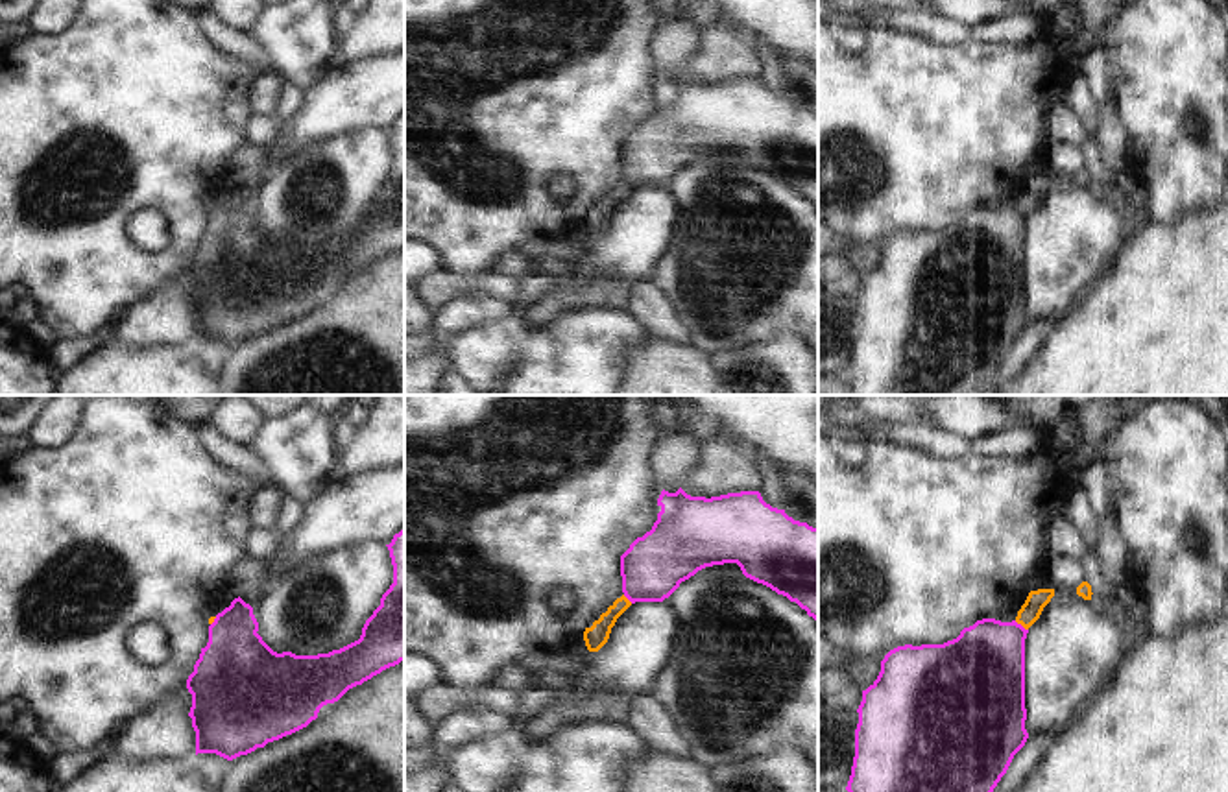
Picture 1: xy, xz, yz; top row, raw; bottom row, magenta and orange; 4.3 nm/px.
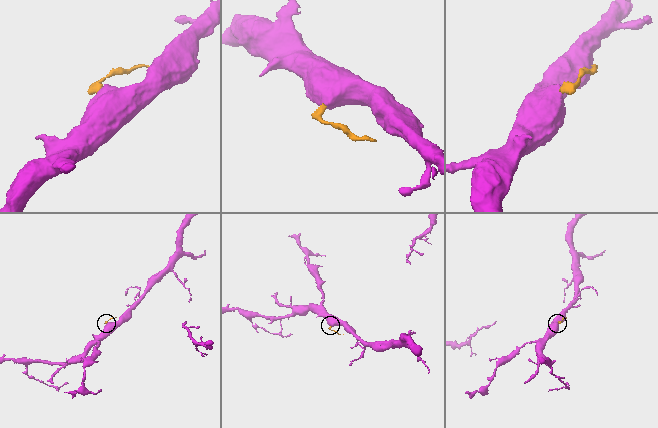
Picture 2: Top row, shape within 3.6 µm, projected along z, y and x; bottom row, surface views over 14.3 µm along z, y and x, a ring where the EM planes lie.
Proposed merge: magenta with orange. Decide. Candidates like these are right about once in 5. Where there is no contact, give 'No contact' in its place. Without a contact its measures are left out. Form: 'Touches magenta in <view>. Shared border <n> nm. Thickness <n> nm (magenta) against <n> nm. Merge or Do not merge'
Touches magenta in yz. Shared border 80 nm. Thickness 360 nm (magenta) against 90 nm. Do not merge

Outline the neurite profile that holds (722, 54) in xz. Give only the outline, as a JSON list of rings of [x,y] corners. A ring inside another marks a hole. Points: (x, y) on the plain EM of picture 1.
[[[718,20],[698,26],[698,52],[685,63],[681,76],[691,83],[720,83],[740,78],[759,78],[763,66],[752,41],[731,31]]]

